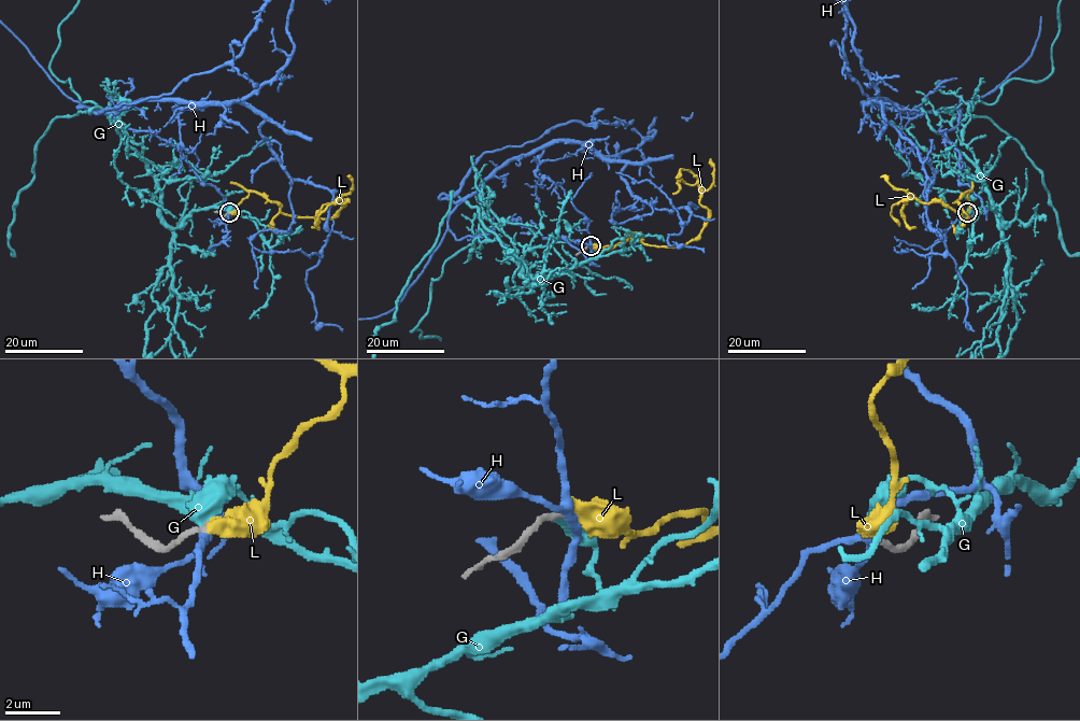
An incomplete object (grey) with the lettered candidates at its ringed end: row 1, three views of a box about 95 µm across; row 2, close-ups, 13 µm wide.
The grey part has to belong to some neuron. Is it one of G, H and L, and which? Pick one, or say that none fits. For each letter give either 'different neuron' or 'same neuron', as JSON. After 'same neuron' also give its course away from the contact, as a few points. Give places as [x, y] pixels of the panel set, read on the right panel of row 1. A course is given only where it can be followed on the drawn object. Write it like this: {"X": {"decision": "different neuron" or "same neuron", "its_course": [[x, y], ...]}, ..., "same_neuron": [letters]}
{"G": {"decision": "different neuron"}, "H": {"decision": "different neuron"}, "L": {"decision": "same neuron", "its_course": [[967, 213], [969, 192], [957, 201], [967, 218], [939, 201], [908, 198], [903, 207], [905, 223], [917, 228]]}, "same_neuron": ["L"]}

